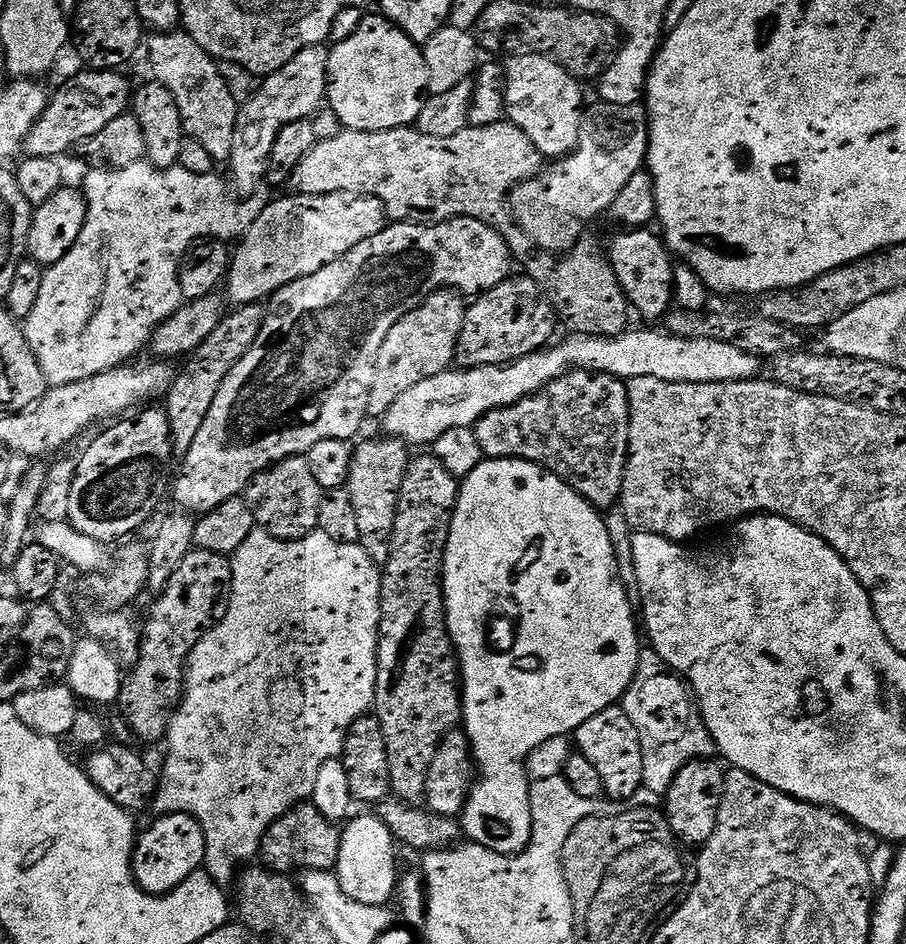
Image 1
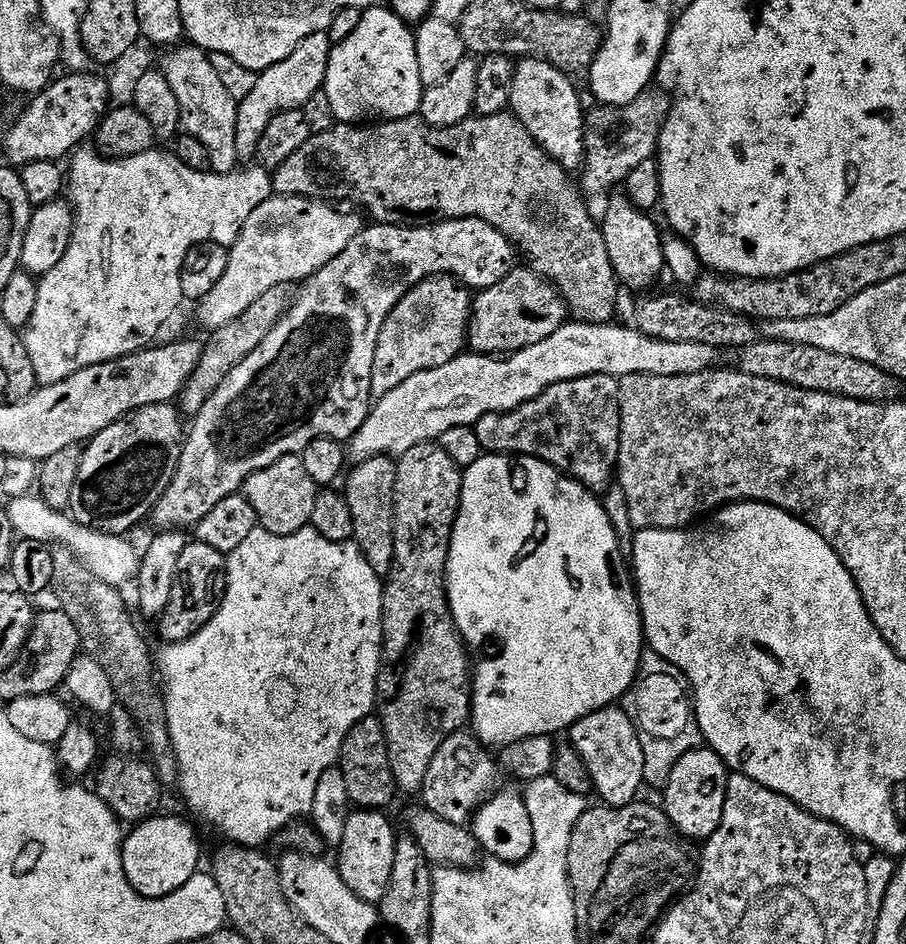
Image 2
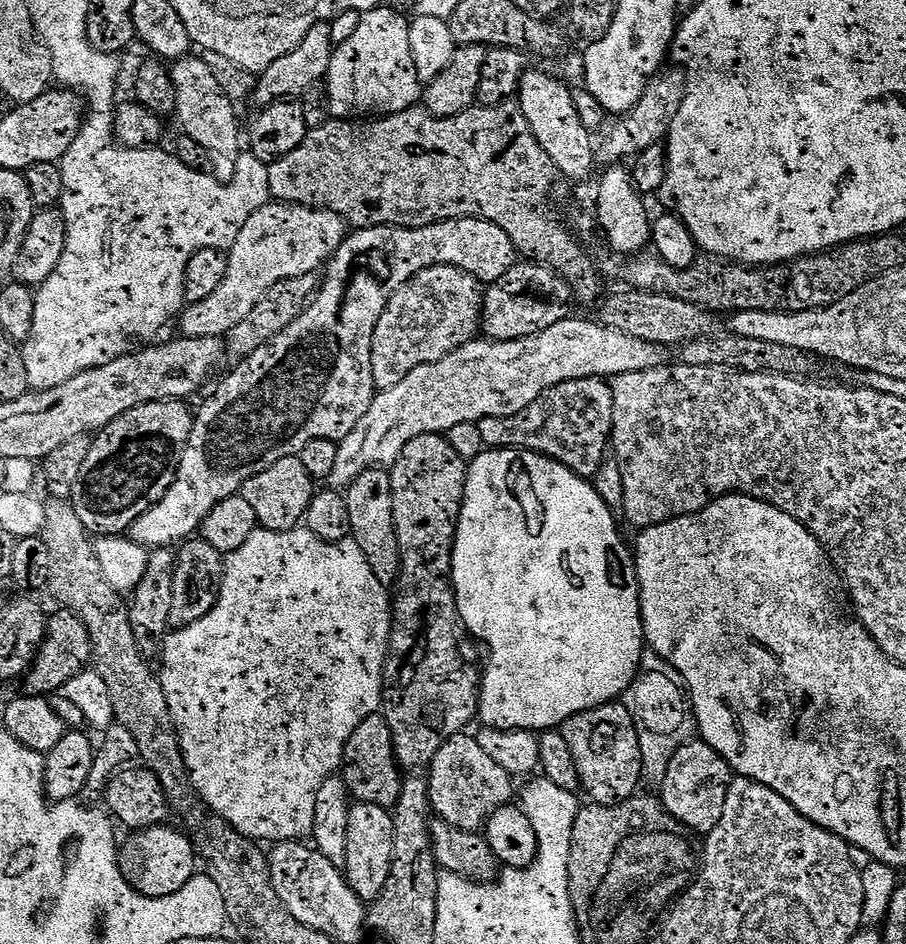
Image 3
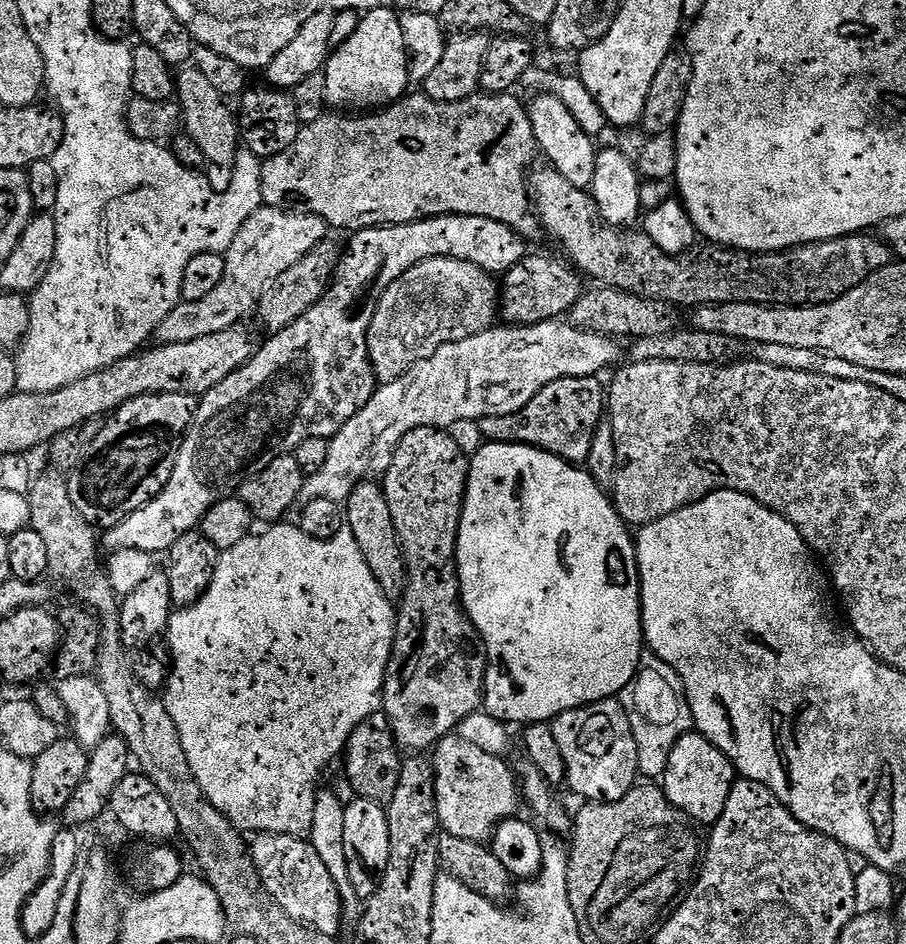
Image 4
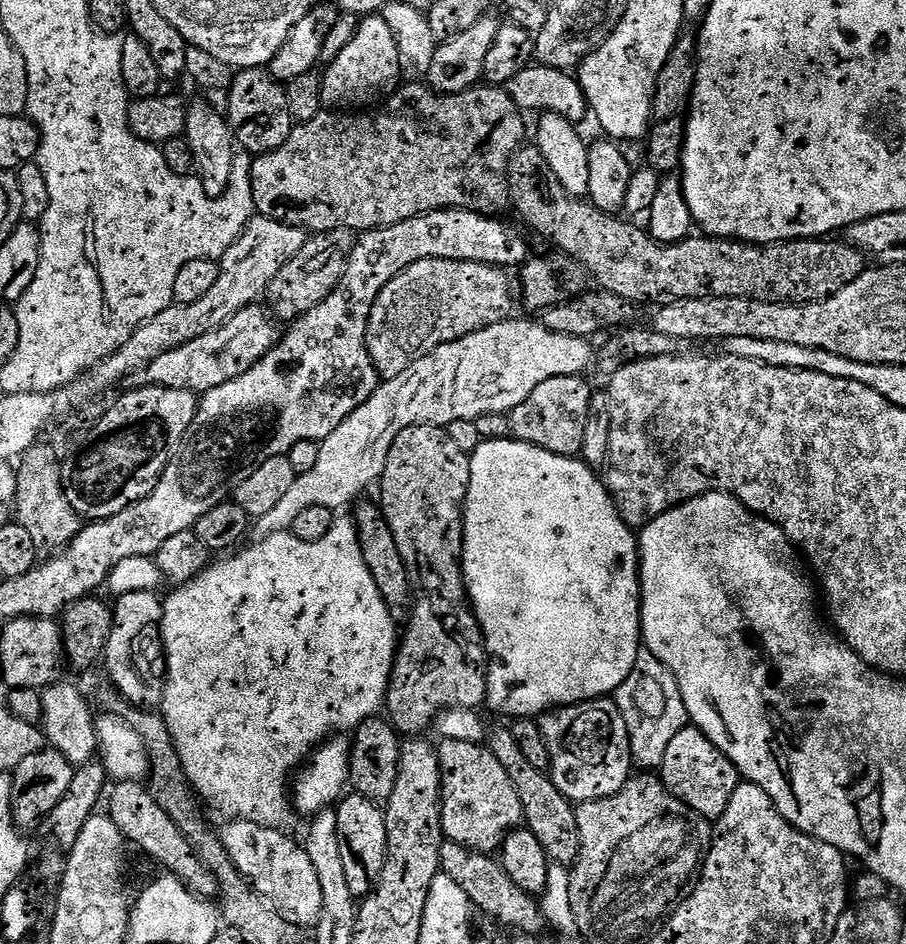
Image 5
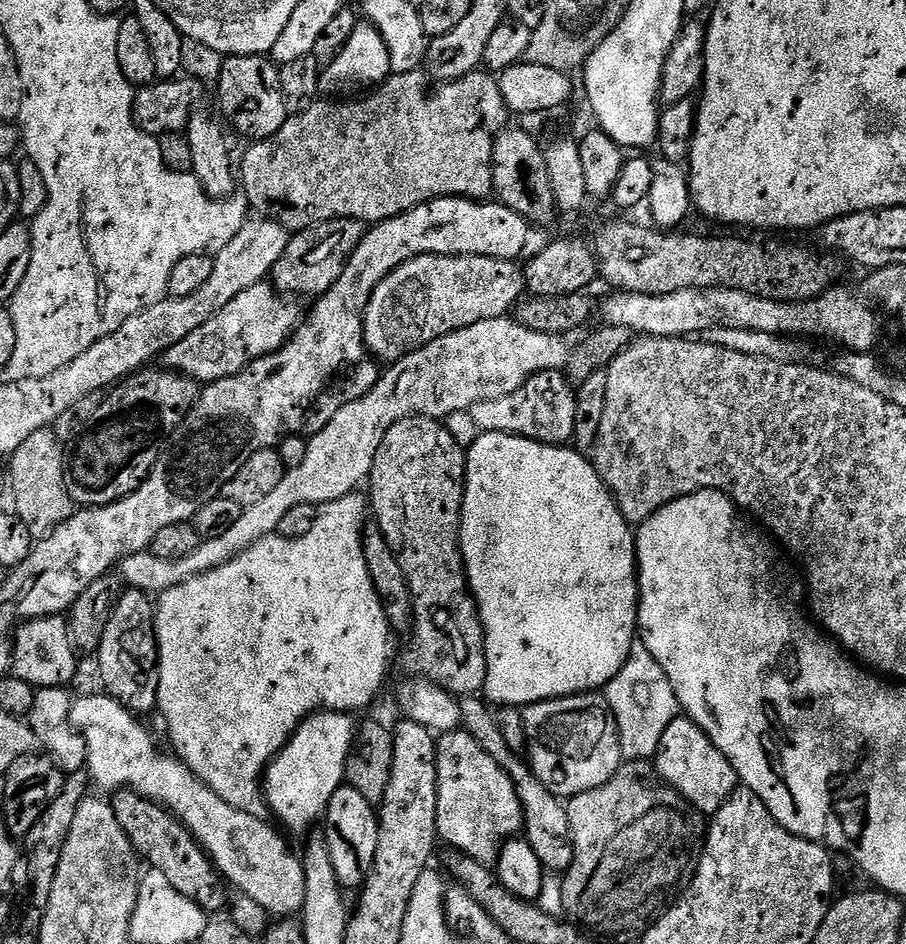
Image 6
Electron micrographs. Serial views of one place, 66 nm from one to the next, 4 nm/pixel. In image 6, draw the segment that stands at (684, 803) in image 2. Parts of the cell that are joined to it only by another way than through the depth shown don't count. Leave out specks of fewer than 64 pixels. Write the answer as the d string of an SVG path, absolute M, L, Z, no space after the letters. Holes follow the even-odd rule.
M687 718L676 720L668 727L664 743L655 757L655 764L660 771L659 779L668 787L676 789L698 811L703 812L705 817L712 818L717 812L725 811L737 795L738 777L734 766L724 757L722 750L714 746L712 739Z

